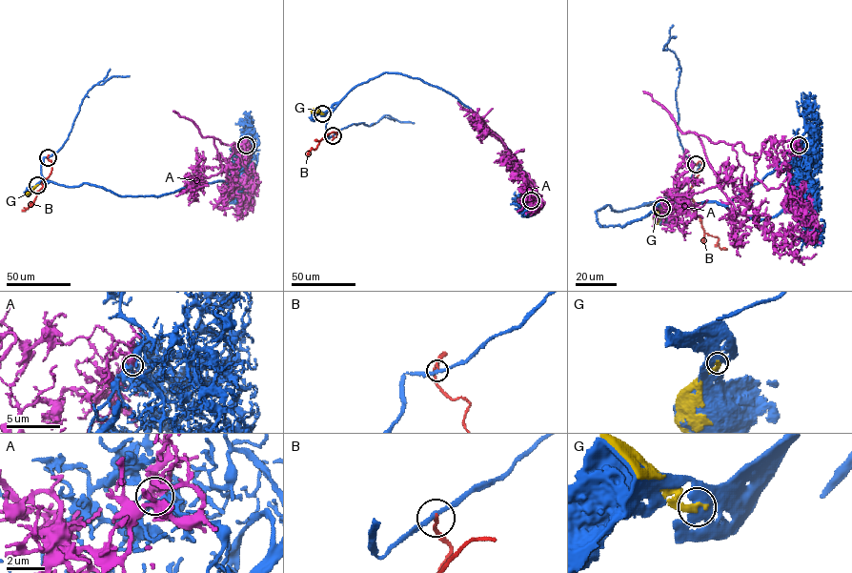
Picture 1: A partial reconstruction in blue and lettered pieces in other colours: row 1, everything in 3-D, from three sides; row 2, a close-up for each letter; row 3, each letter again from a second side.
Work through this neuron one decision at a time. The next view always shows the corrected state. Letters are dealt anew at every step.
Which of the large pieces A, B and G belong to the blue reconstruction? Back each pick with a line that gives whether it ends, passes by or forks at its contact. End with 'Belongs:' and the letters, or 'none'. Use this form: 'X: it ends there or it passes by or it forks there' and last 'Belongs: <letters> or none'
Belongs: none

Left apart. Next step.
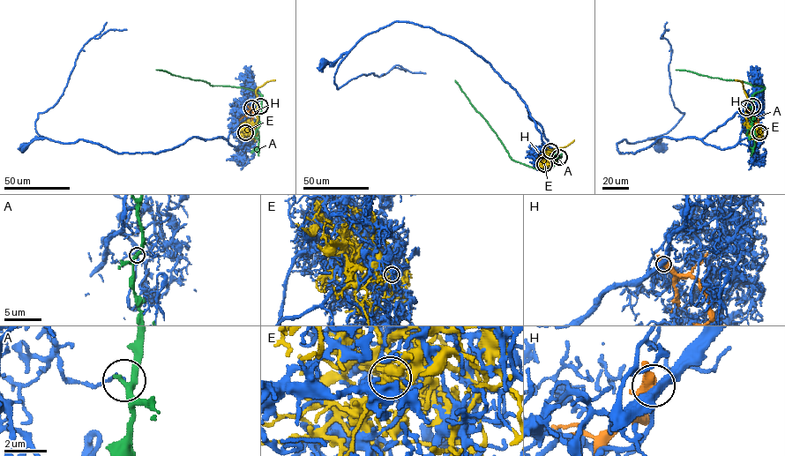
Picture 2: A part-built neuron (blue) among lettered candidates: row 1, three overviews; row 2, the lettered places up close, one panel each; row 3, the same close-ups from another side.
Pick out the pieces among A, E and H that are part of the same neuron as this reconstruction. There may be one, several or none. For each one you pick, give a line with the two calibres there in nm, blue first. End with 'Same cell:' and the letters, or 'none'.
Same cell: none

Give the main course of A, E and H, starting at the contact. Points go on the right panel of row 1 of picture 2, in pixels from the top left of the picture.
A: (752, 106), (753, 94), (764, 86), (676, 70)
E: (759, 132), (752, 131), (748, 124), (744, 106), (748, 98), (742, 82), (736, 79)
H: (746, 108), (752, 111), (755, 121), (753, 124)

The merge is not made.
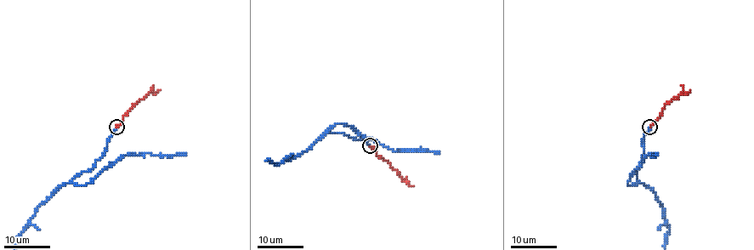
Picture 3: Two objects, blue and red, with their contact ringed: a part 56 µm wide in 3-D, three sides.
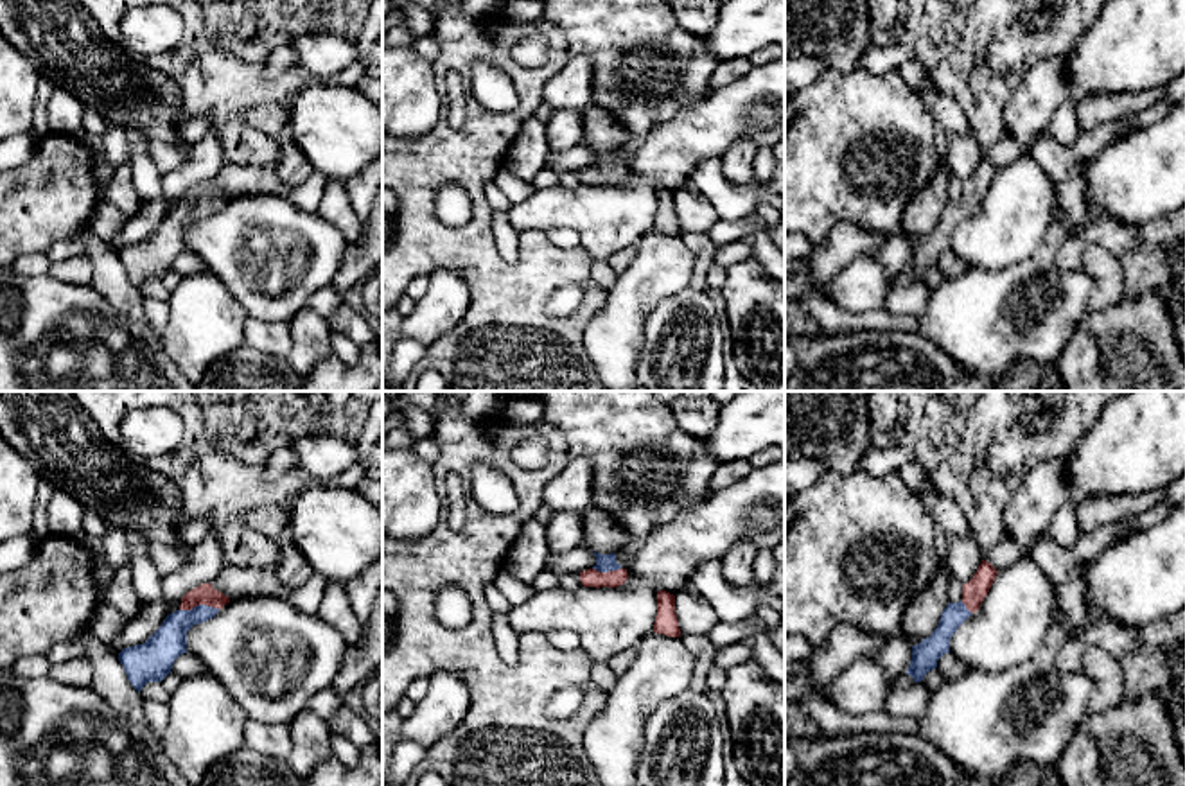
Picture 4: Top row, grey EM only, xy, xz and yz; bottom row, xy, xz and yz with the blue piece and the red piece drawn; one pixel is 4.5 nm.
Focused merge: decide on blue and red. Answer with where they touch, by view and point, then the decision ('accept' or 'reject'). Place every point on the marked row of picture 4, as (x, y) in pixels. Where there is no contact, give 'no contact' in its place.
contact xy (200, 605); accept

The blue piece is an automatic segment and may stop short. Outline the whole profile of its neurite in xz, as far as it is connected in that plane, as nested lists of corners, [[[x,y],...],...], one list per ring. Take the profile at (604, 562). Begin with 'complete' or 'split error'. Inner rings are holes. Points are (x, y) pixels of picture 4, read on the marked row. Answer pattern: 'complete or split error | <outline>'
split error | [[[594,553],[596,565],[592,569],[580,572],[580,581],[584,587],[619,587],[627,581],[628,572],[616,562],[616,555]]]

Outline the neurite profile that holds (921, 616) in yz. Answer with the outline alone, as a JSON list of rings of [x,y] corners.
[[[939,531],[939,567],[928,587],[908,601],[903,612],[901,632],[908,637],[912,646],[930,637],[937,628],[943,610],[948,607],[948,581],[952,576],[943,533]]]

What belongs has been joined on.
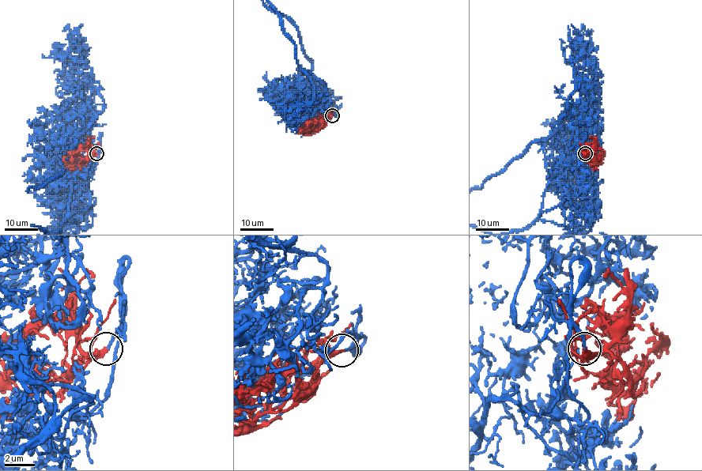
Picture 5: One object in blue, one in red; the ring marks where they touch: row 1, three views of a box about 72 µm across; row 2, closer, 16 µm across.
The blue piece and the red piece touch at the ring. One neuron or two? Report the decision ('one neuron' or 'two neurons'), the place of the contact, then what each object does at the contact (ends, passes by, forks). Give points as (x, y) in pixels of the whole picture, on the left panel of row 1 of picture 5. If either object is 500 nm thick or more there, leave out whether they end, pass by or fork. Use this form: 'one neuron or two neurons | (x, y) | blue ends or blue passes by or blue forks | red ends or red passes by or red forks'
one neuron | (96, 153) | blue ends | red ends

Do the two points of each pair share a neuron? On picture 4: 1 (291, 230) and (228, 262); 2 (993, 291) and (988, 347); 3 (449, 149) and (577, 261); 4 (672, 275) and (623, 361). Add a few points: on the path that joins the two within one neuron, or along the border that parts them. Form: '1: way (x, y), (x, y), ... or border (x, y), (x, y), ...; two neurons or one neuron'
1: way (275, 246), (245, 246); one neuron
2: way (993, 305), (988, 332); one neuron
3: way (478, 198), (480, 248), (503, 271), (528, 271); one neuron
4: way (649, 293), (623, 318), (623, 338); one neuron

